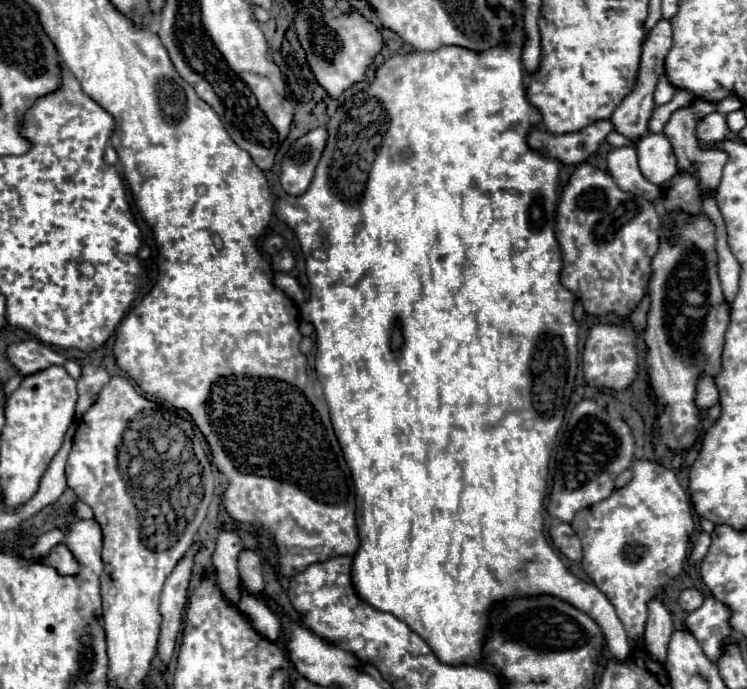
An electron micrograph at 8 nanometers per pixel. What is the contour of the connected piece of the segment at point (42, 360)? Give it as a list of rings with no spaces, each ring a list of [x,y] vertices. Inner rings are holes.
[[[22,341],[8,347],[8,359],[18,367],[20,375],[32,375],[50,365],[64,365],[64,355],[48,349],[40,341]]]

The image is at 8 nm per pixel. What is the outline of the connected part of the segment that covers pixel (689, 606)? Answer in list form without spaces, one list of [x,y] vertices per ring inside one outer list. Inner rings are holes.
[[[684,589],[678,597],[678,605],[684,609],[684,611],[694,611],[702,605],[704,597],[696,591],[696,589]]]

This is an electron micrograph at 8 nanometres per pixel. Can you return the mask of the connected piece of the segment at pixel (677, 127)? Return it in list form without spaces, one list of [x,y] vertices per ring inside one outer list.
[[[696,99],[690,107],[672,113],[670,121],[664,125],[664,135],[666,135],[668,141],[672,143],[674,153],[676,153],[676,159],[678,159],[678,169],[680,169],[682,173],[696,175],[696,179],[698,179],[698,189],[706,191],[708,197],[714,197],[714,195],[716,195],[716,189],[718,189],[718,183],[720,183],[720,177],[722,177],[722,167],[724,167],[724,163],[726,163],[726,159],[728,159],[724,151],[700,147],[698,137],[696,137],[696,123],[698,123],[698,119],[702,119],[704,115],[714,113],[714,111],[716,111],[716,105],[714,105],[714,103]]]

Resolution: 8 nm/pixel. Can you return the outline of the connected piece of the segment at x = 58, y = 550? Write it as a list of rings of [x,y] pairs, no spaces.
[[[58,543],[56,547],[52,547],[52,551],[46,557],[42,557],[42,563],[54,567],[60,575],[76,575],[78,573],[78,561],[64,543]]]

